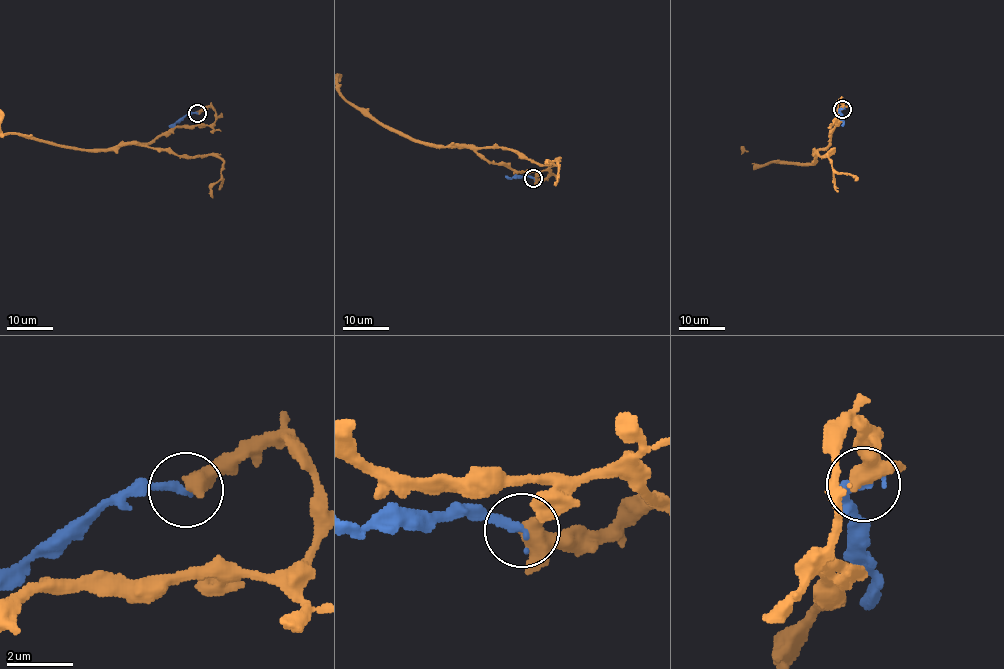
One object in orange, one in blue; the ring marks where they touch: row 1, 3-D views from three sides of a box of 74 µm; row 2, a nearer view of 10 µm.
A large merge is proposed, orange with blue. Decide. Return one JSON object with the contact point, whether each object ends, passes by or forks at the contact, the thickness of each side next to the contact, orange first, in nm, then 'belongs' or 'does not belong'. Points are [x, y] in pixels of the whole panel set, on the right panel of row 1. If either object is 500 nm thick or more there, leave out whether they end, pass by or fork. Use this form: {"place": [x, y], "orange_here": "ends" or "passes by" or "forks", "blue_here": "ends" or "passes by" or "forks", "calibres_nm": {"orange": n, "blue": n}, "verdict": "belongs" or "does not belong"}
{"place": [842, 109], "calibres_nm": {"orange": 550, "blue": 280}, "verdict": "does not belong"}

